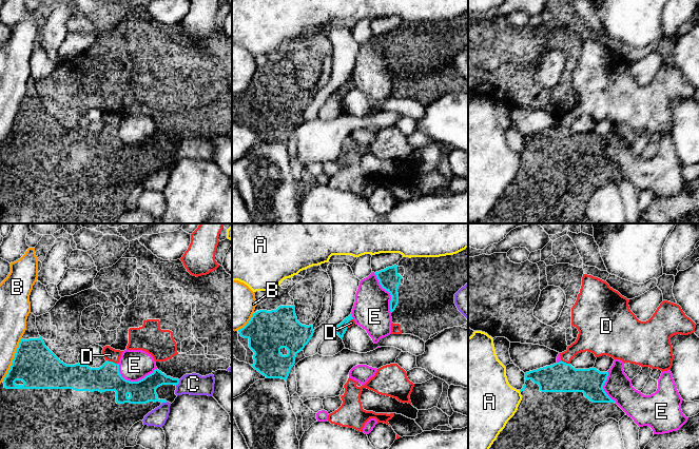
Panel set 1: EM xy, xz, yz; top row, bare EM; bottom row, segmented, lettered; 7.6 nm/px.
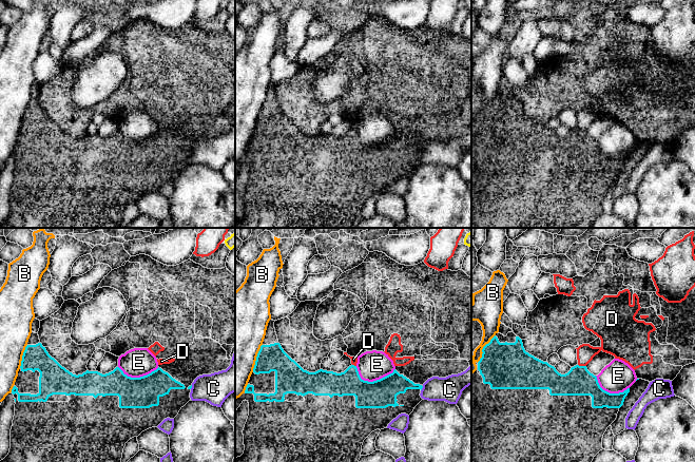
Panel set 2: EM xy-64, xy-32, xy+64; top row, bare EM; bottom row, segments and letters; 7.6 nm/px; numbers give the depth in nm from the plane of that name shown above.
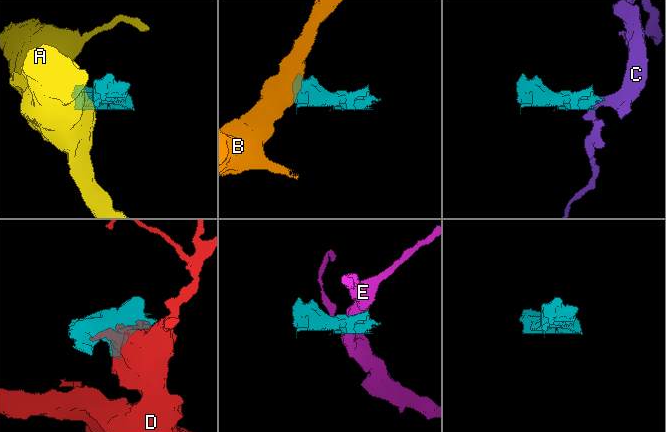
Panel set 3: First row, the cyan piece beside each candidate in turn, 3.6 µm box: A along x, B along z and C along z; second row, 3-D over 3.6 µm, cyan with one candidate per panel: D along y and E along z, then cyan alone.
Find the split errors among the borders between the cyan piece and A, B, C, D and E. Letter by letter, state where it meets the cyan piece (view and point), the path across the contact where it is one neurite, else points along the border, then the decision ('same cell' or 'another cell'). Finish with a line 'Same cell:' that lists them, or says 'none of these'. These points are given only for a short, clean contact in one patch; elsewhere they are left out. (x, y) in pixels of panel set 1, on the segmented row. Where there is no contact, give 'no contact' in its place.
A: no contact | another cell
B: xy (13, 359) | another cell
C: xy (178, 383) | along xy (179, 379), (175, 385) | another cell
D: xy (112, 362) | along xy (107, 359), (117, 364) | another cell
E: xy (133, 382) | another cell
Same cell: none of these

